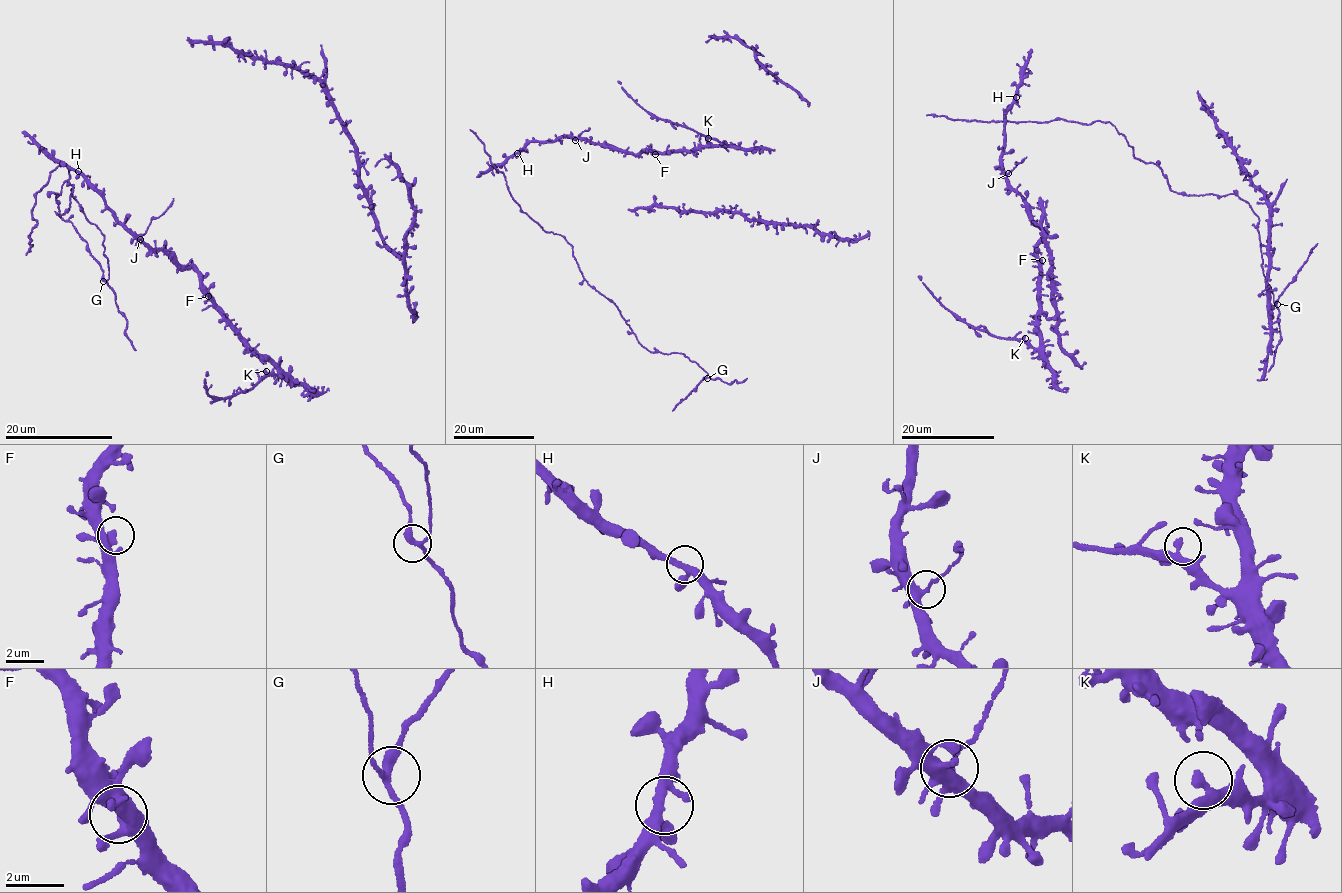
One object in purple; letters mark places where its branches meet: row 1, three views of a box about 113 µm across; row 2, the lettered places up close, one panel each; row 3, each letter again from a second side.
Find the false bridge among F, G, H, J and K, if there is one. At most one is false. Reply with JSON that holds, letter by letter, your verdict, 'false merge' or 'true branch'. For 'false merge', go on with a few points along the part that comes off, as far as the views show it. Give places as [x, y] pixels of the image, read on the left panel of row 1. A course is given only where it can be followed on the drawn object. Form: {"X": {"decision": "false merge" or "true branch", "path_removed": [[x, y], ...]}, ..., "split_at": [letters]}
{"F": {"decision": "true branch"}, "G": {"decision": "true branch"}, "H": {"decision": "true branch"}, "J": {"decision": "false merge", "path_removed": [[140, 239], [151, 221], [164, 213], [173, 198]]}, "K": {"decision": "true branch"}, "split_at": ["J"]}

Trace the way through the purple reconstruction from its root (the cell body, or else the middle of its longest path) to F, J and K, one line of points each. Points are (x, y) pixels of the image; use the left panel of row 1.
F: (75, 178), (83, 176), (113, 217), (145, 243), (197, 273), (208, 296)
J: (75, 178), (81, 174), (103, 199), (113, 217), (140, 239)
K: (75, 178), (83, 176), (113, 217), (145, 243), (197, 273), (222, 319), (278, 371), (266, 371)

